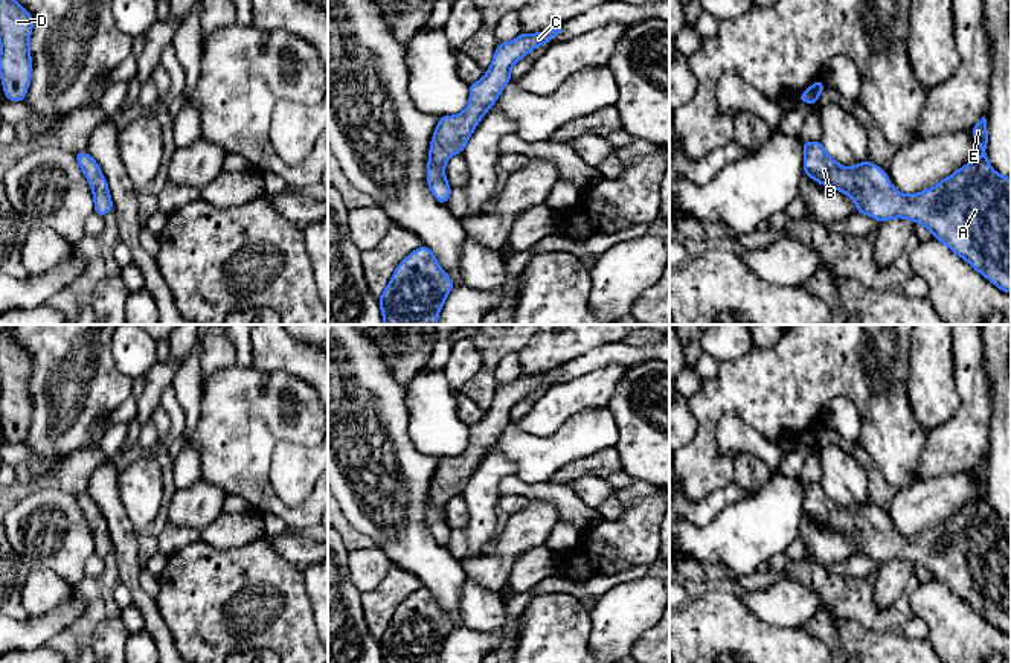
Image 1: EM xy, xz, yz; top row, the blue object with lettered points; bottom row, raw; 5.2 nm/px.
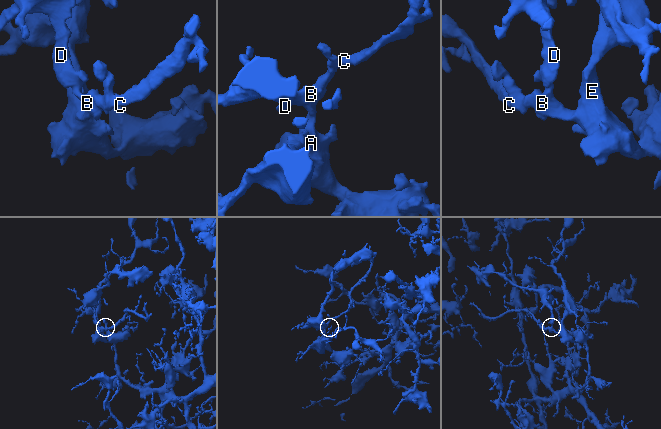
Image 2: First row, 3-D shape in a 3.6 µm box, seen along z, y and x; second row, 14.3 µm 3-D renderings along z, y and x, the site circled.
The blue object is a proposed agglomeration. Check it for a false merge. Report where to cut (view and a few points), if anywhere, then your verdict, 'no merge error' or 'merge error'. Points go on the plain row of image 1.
cut none; no merge error

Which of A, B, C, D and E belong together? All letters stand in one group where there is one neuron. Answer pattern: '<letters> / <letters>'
A B C D E

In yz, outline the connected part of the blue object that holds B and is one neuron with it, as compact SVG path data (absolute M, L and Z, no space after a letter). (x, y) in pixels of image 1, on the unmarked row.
M985 457L971 472L982 491L981 498L965 504L936 527L913 536L900 535L891 526L886 512L869 501L851 509L842 508L826 495L822 483L802 483L804 515L819 526L849 536L857 547L857 555L869 556L880 564L904 559L927 569L933 579L965 601L999 631L1011 636L1011 518L999 517L988 504Z

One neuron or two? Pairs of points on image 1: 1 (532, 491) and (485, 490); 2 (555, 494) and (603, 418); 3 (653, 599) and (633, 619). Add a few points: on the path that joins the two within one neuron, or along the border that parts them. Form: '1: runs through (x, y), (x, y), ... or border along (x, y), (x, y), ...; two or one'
1: border along (514, 473), (500, 480), (500, 496); two
2: border along (516, 473), (528, 482), (548, 480); two
3: runs through (648, 604), (638, 614); one

